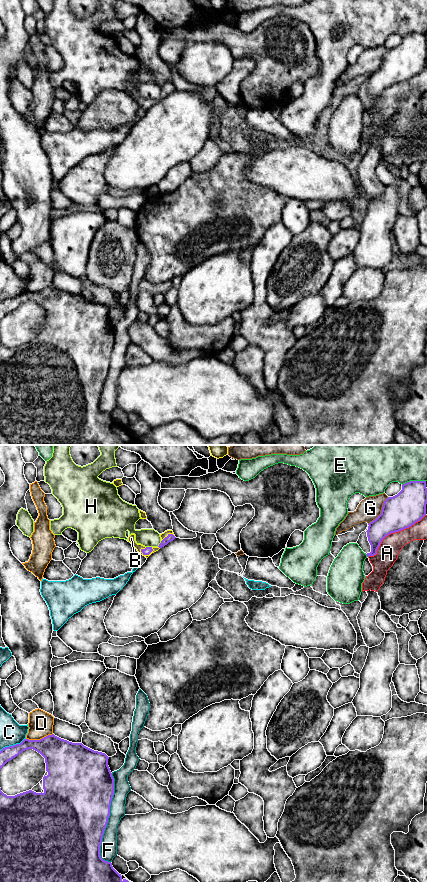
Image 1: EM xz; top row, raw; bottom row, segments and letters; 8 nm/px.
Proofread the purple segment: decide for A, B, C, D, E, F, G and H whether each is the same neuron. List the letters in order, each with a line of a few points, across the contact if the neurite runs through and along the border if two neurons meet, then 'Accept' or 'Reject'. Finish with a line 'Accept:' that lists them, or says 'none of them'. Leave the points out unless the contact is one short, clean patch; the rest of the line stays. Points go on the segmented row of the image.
A: Reject
B: Line: xz (147, 550), (146, 554), (141, 551), (131, 538). Accept
C: Reject
D: Reject
E: Reject
F: Reject
G: Reject
H: Reject
Accept: B

